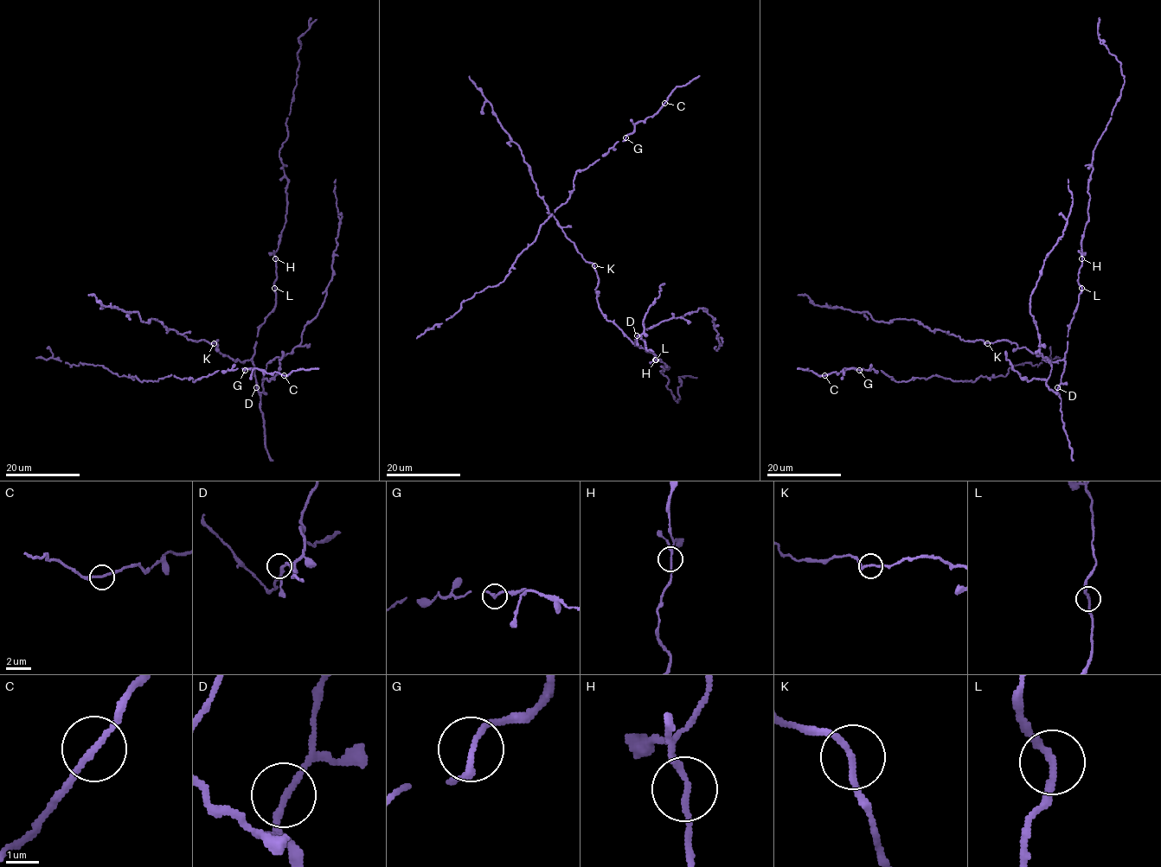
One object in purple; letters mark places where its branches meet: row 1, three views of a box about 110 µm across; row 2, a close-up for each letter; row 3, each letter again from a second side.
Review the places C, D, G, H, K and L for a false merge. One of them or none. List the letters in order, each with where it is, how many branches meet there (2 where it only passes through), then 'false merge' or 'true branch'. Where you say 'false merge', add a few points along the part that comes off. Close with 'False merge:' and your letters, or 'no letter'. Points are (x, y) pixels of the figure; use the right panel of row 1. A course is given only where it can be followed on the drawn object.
C: place (824, 375); branches 2; true branch
D: place (1057, 387); branches 2; true branch
G: place (859, 370); branches 2; true branch
H: place (1081, 258); branches 2; true branch
K: place (987, 343); branches 2; true branch
L: place (1081, 288); branches 2; true branch
False merge: no letter

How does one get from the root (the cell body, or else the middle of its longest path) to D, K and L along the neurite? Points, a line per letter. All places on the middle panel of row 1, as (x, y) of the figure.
D: (615, 324), (633, 344), (637, 335)
K: (615, 324), (606, 319), (597, 302), (595, 289), (598, 277), (594, 265)
L: (615, 324), (637, 346), (653, 353), (655, 360)

